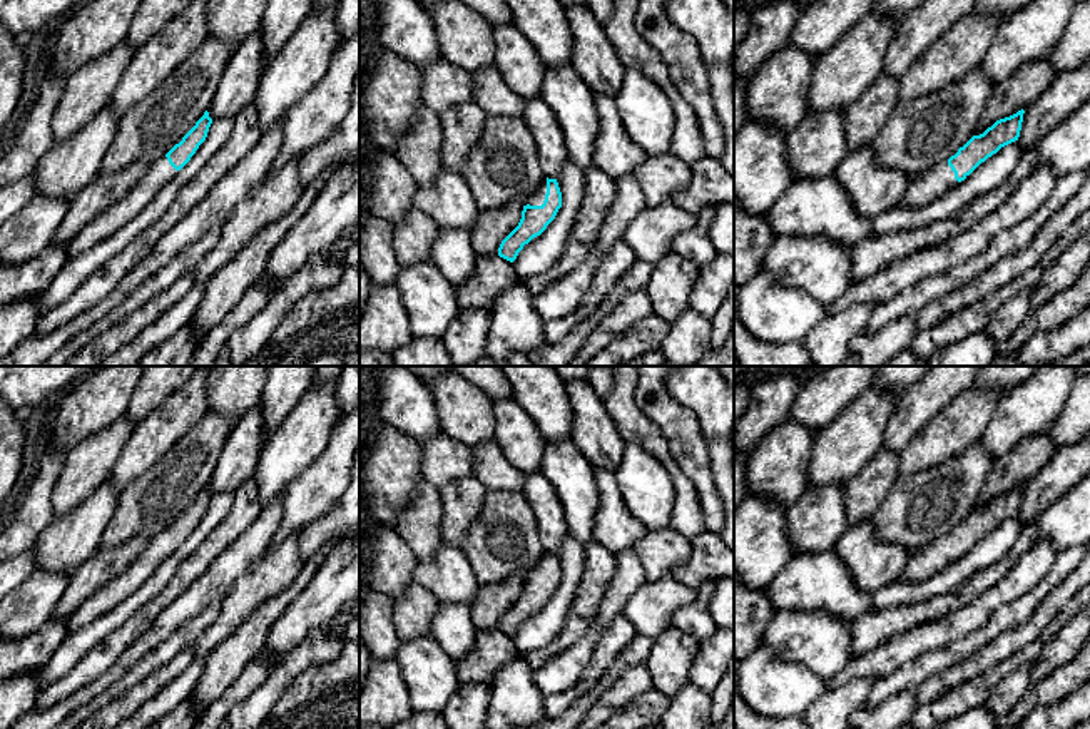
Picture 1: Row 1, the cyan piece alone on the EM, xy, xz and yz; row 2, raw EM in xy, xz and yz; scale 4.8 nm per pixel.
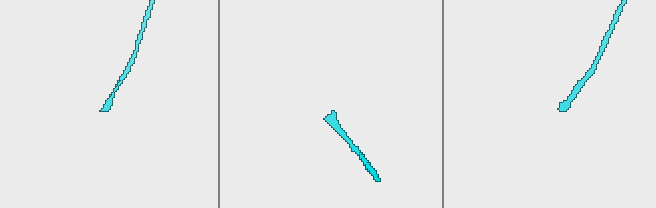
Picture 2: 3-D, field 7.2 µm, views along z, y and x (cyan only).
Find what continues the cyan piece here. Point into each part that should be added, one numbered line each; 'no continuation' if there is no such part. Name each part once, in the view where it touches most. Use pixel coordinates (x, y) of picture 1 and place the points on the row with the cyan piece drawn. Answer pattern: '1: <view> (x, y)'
1: xz (539, 198)

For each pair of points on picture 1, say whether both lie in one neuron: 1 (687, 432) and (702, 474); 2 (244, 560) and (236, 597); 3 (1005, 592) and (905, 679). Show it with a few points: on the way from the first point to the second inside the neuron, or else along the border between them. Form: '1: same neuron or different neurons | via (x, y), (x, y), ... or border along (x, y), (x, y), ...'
1: same neuron | via (687, 442), (694, 463)
2: different neurons | border along (268, 547), (219, 601)
3: different neurons | border along (980, 626), (910, 662)

